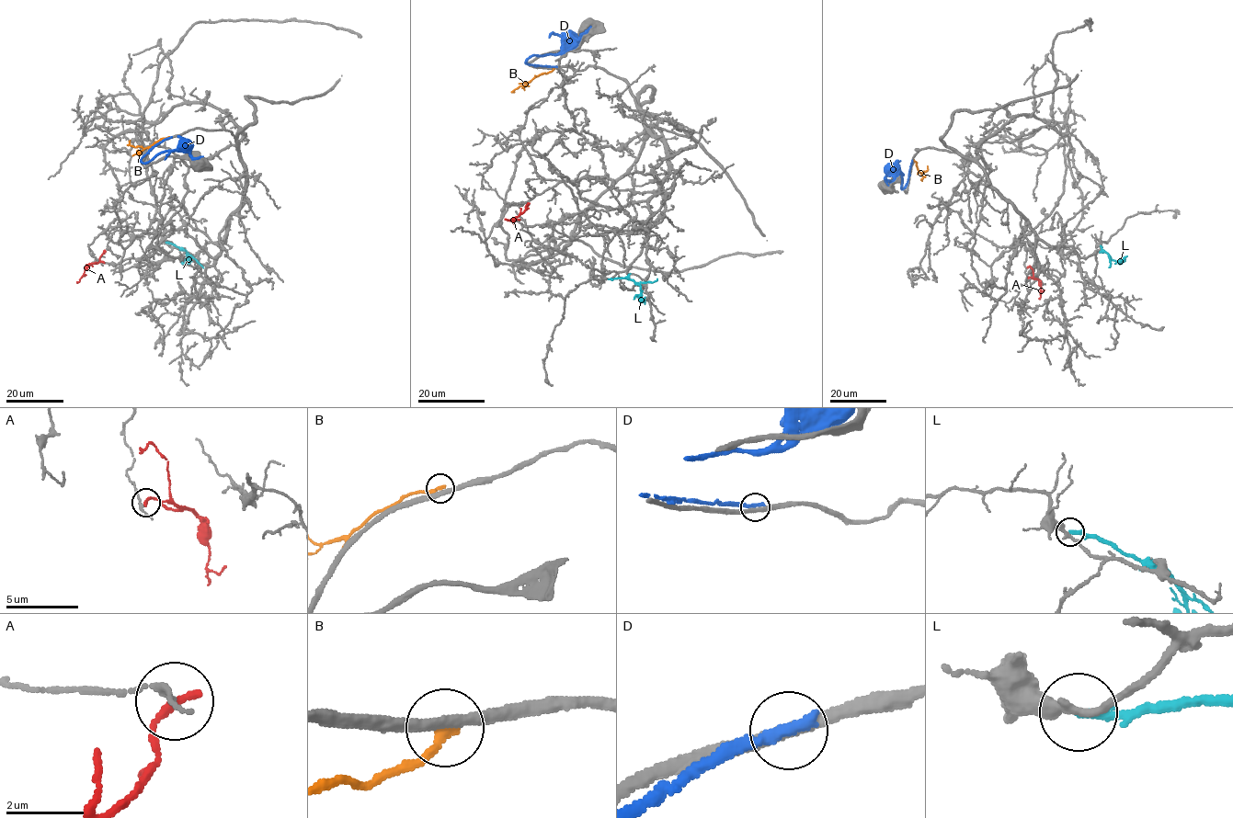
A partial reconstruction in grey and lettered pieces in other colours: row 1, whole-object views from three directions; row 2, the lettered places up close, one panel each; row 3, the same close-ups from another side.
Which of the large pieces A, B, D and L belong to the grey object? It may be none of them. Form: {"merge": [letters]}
{"merge": []}

